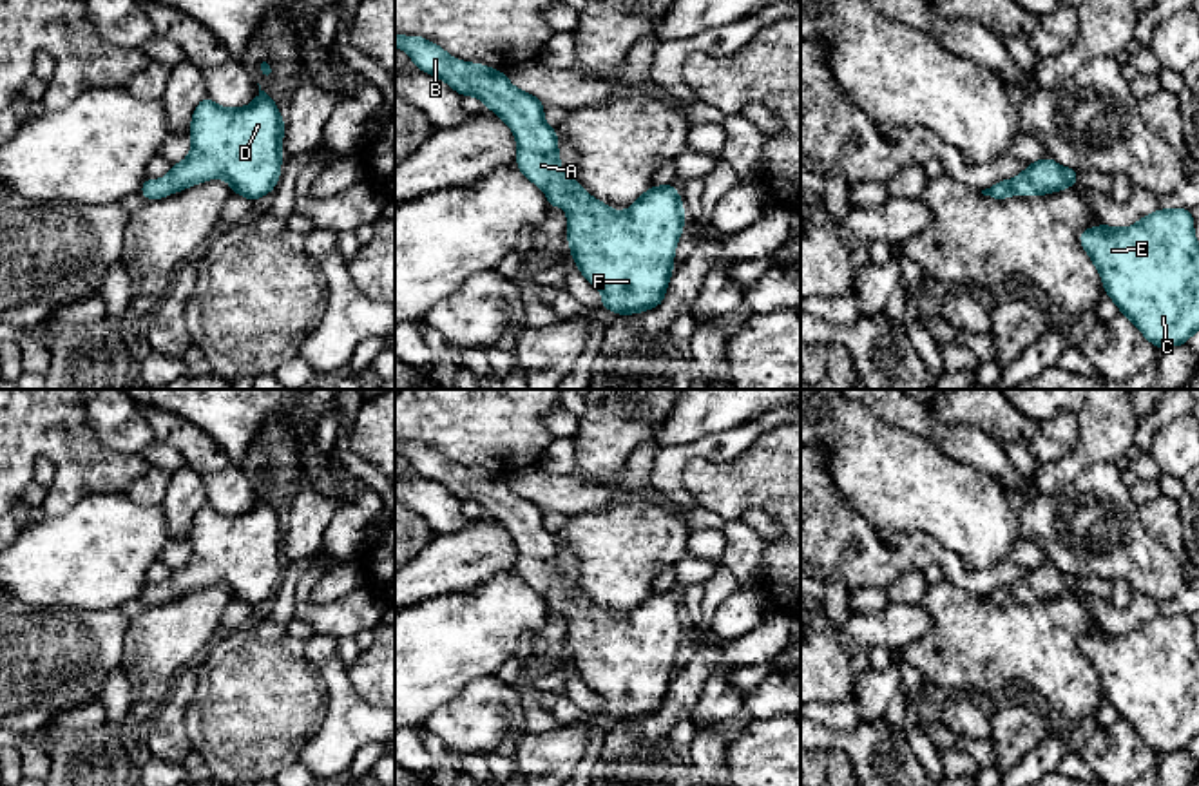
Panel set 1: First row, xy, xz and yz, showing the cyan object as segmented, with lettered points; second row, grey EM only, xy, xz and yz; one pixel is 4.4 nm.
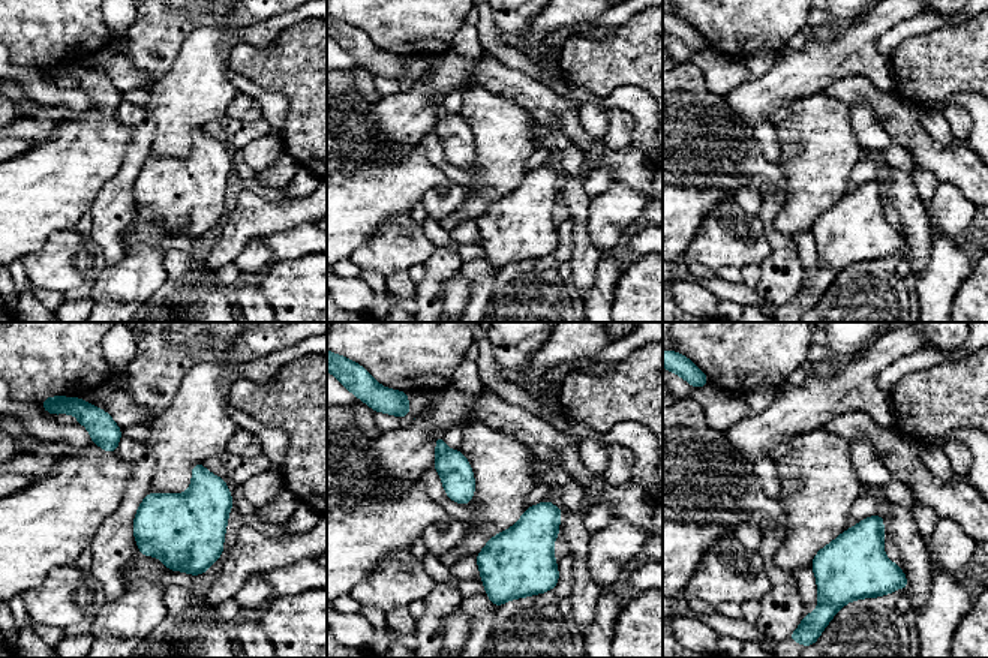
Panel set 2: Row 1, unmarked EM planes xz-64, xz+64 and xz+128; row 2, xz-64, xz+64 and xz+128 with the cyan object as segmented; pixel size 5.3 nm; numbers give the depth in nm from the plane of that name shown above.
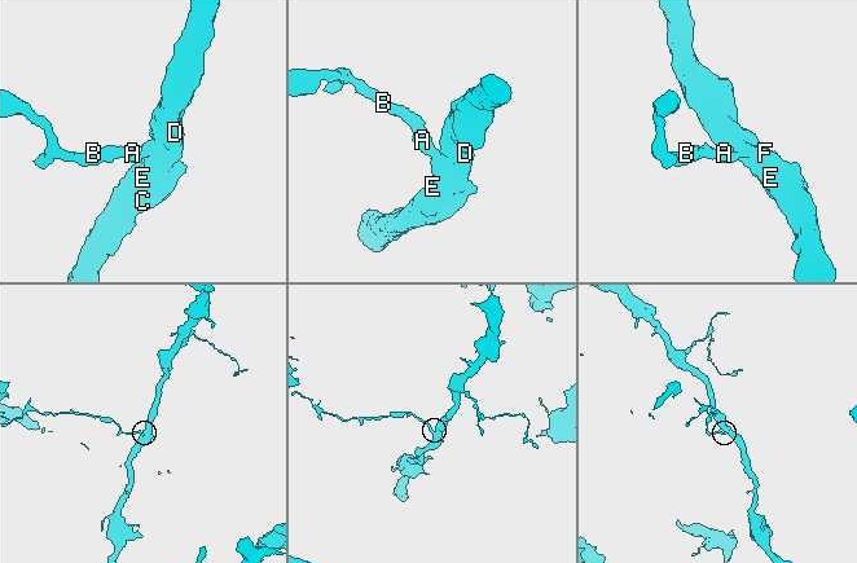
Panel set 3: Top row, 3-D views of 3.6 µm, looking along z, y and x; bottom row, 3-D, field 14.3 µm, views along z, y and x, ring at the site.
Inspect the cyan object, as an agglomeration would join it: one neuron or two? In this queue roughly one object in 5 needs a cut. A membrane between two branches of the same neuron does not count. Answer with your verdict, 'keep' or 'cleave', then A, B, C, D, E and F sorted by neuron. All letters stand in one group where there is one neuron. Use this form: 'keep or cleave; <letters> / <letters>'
keep; A B C D E F

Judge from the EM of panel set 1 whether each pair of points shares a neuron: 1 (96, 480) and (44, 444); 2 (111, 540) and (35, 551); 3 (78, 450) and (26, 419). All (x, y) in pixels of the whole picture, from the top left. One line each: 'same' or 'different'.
1: same
2: same
3: same

